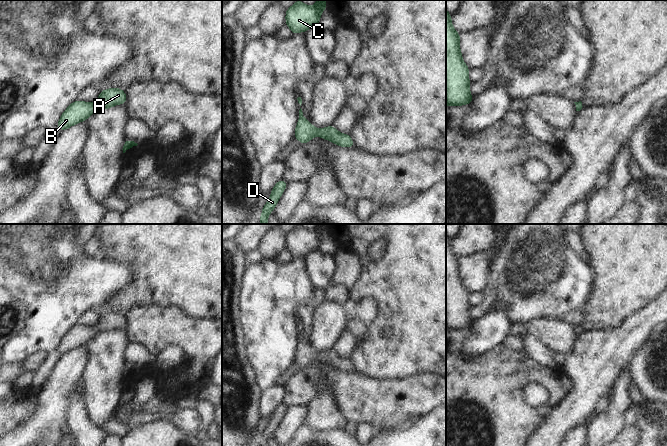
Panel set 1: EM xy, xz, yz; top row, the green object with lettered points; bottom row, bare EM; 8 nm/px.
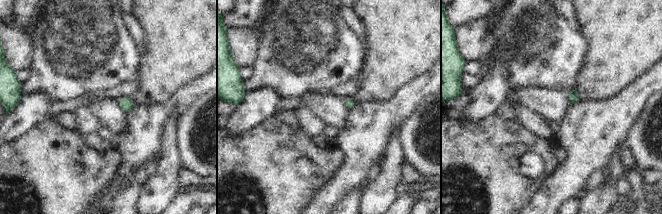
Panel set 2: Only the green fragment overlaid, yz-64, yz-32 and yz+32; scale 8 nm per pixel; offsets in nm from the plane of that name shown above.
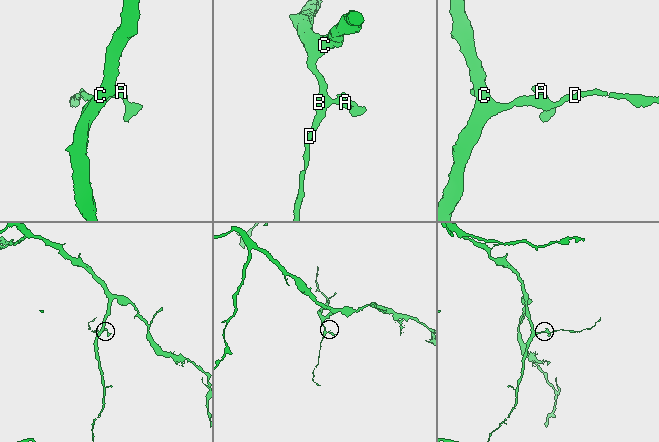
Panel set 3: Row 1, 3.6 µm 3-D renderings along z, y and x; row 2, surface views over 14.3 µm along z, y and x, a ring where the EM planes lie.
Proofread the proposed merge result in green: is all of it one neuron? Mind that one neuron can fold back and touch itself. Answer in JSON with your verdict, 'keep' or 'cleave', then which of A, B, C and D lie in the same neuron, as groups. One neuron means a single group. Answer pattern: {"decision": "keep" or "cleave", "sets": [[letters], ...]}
{"decision": "keep", "sets": [["A", "B", "C", "D"]]}

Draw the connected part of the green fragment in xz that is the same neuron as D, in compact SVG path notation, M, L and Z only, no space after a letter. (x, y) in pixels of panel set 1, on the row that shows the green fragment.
M281 179L272 188L270 198L269 198L268 202L262 208L262 214L259 219L260 224L268 224L268 216L276 207L277 202L278 202L279 198L281 197L281 195L283 194L287 184L288 184L287 182L285 182Z

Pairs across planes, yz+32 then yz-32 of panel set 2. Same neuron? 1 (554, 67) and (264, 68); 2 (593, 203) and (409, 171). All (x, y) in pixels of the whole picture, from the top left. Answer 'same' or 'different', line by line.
1: same
2: different

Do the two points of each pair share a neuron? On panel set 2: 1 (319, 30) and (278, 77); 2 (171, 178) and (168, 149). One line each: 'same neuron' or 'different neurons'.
1: same neuron
2: same neuron

